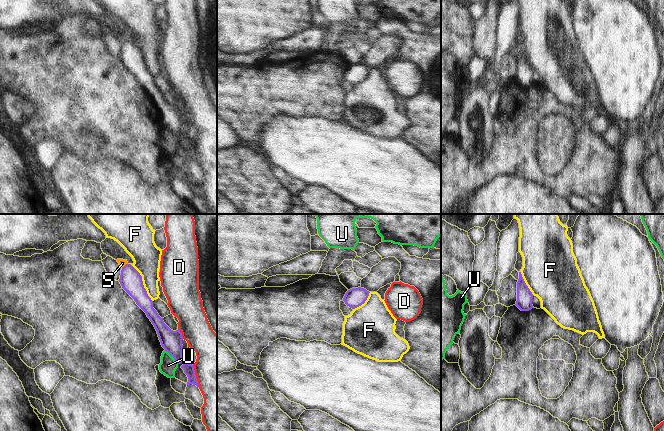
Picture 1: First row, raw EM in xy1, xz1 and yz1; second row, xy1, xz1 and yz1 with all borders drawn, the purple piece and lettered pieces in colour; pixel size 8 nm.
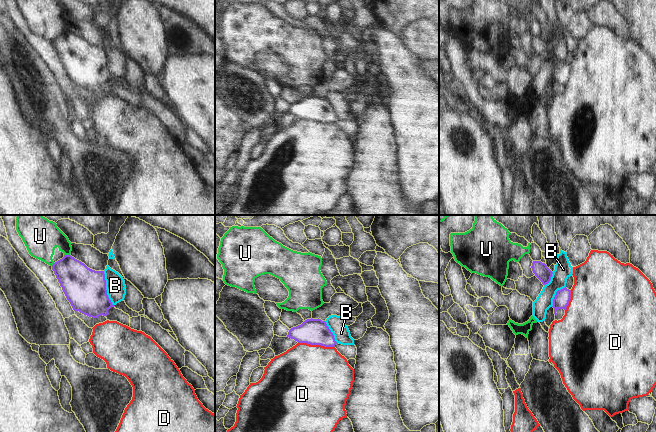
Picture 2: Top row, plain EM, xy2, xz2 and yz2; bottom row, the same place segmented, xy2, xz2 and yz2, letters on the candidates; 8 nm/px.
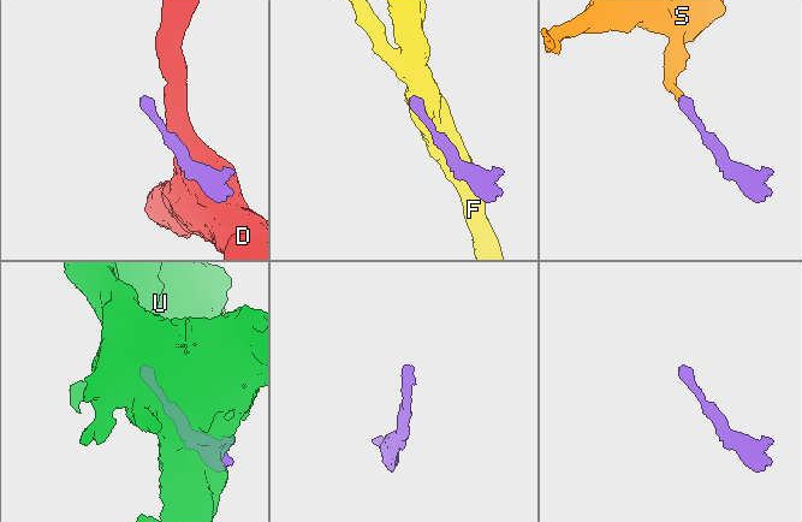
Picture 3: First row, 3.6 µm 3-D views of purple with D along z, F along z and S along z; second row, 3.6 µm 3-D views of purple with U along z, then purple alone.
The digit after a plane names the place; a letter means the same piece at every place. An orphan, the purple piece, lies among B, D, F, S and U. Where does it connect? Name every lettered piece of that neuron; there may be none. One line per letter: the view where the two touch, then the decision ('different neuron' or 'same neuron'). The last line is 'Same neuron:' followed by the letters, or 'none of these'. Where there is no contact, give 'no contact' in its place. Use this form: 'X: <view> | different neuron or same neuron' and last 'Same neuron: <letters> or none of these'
B: xy2 | different neuron
D: xz2 | different neuron
F: xy1 | different neuron
S: xy1 | same neuron
U: xy1 | different neuron
Same neuron: S

